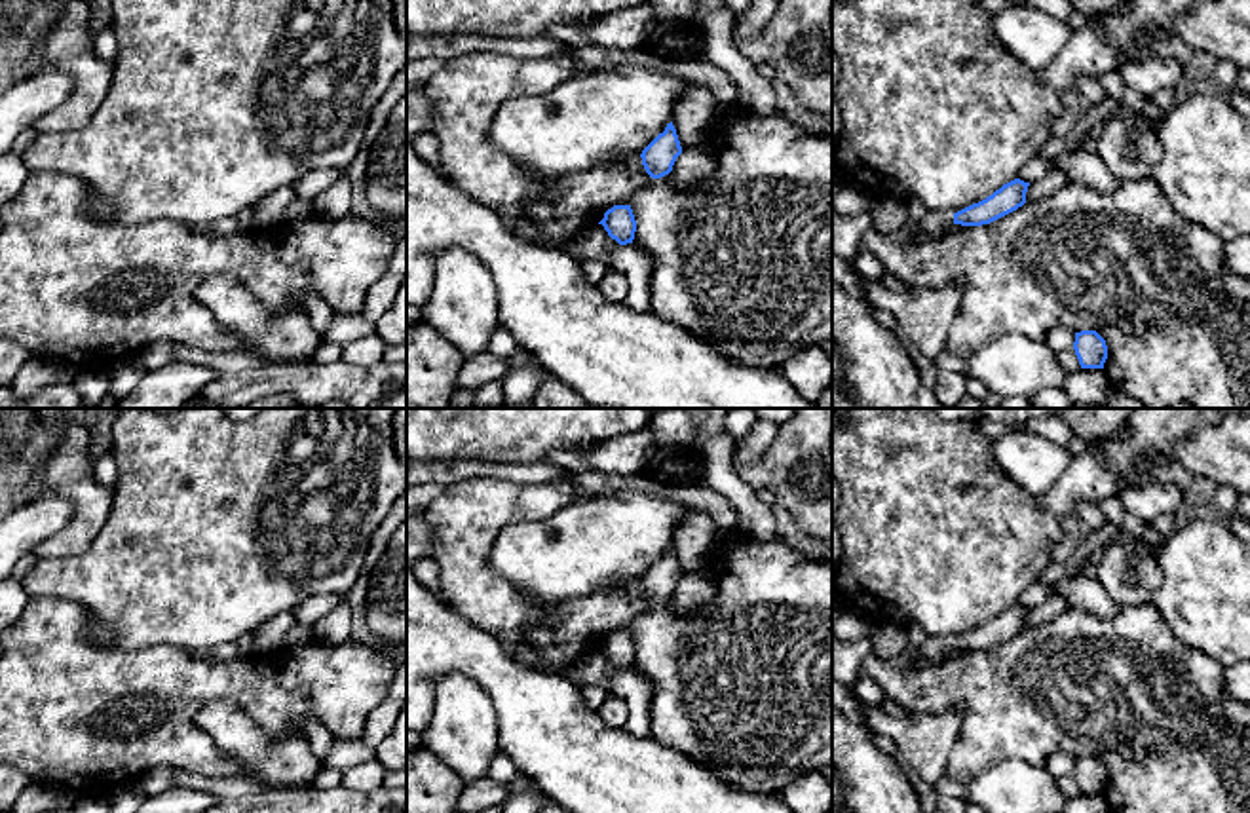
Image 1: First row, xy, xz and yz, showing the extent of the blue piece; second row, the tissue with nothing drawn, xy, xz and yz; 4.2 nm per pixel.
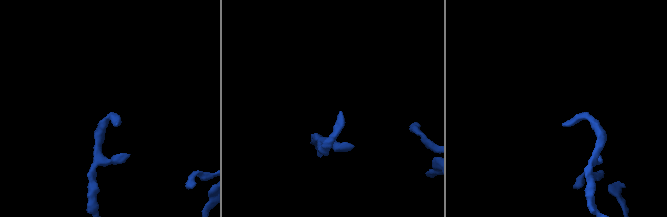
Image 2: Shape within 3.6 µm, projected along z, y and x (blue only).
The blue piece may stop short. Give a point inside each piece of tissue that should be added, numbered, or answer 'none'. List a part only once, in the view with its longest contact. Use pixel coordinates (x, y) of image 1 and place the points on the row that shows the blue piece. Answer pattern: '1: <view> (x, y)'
1: yz (935, 223)

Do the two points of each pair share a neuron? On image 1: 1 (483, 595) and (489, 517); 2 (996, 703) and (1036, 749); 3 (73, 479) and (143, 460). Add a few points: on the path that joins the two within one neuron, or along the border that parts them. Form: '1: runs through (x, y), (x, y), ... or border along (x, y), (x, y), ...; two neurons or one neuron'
1: runs through (475, 576), (475, 536); one neuron
2: runs through (1007, 715), (1030, 737); one neuron
3: border along (113, 489), (113, 506), (99, 530); two neurons

